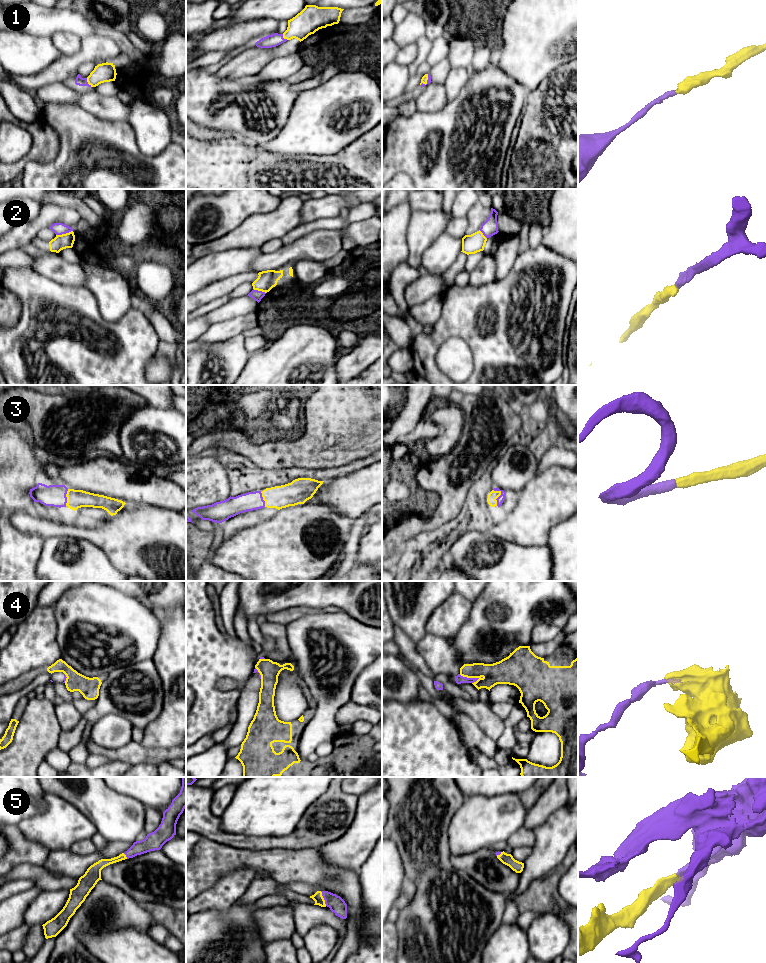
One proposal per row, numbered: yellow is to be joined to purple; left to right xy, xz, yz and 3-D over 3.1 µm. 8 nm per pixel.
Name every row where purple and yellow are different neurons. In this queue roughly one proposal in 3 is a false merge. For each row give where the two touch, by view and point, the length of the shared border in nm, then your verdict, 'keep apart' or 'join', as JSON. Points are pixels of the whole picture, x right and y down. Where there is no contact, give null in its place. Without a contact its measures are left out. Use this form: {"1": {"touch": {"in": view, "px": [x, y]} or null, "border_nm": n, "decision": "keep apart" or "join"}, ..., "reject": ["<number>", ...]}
{"1": {"touch": {"in": "xy", "px": [87, 82]}, "border_nm": 80, "decision": "join"}, "2": {"touch": {"in": "xy", "px": [64, 233]}, "border_nm": 140, "decision": "keep apart"}, "3": {"touch": {"in": "yz", "px": [499, 496]}, "border_nm": 150, "decision": "join"}, "4": {"touch": {"in": "yz", "px": [471, 678]}, "border_nm": 200, "decision": "keep apart"}, "5": {"touch": {"in": "xz", "px": [323, 897]}, "border_nm": 130, "decision": "join"}, "reject": ["2", "4"]}

